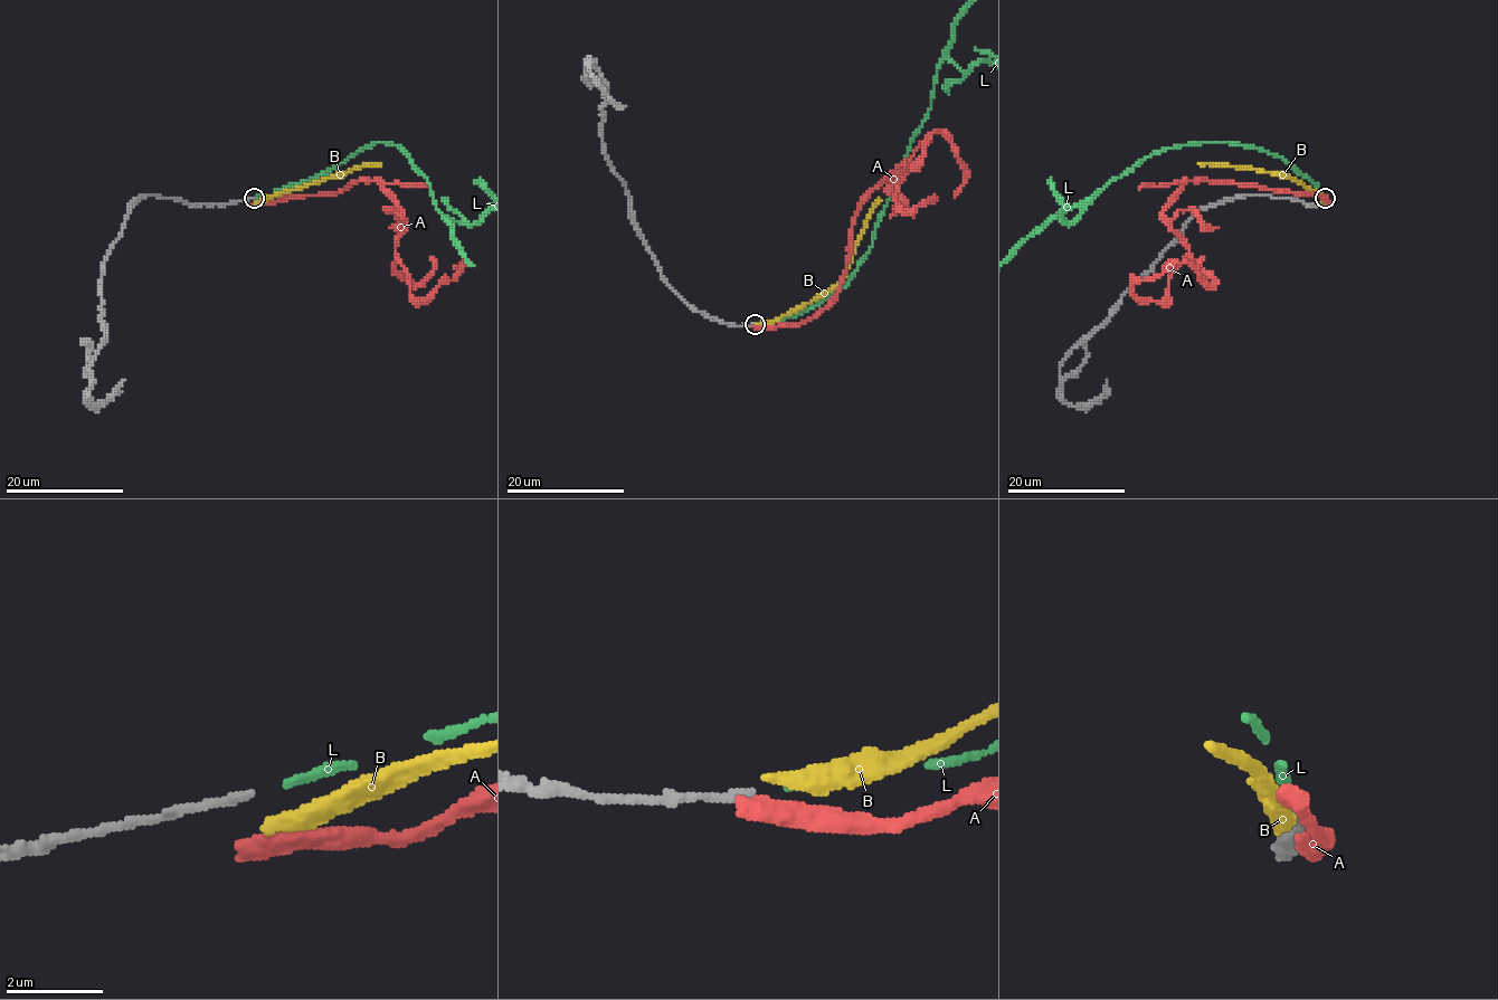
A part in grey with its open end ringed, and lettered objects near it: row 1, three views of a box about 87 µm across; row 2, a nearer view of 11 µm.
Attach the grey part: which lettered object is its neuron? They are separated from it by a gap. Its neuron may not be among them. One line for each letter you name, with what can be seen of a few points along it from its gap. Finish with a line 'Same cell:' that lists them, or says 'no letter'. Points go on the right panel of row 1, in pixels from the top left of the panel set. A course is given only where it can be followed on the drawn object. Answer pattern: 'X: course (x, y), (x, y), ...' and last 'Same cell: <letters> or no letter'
Same cell: L

